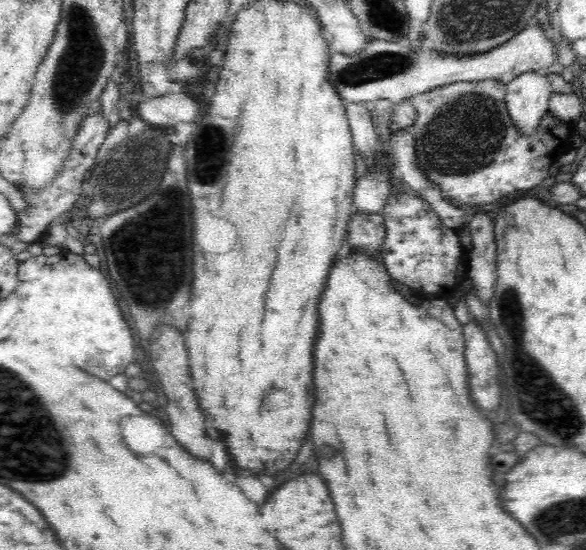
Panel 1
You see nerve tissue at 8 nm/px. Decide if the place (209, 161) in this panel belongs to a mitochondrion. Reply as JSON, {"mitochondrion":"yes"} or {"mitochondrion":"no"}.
{"mitochondrion":"yes"}

